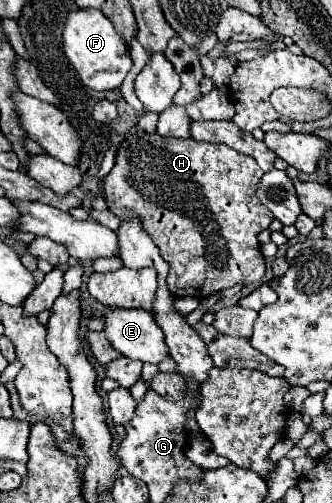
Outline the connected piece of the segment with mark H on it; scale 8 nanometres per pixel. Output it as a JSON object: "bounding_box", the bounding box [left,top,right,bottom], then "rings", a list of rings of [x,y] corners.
{"bounding_box":[103,129,273,299],"rings":[[[131,129],[123,141],[119,143],[117,147],[117,157],[115,157],[115,165],[111,169],[111,173],[103,179],[103,193],[105,193],[105,201],[107,201],[107,207],[109,211],[113,211],[115,215],[133,215],[133,217],[139,217],[141,221],[141,227],[143,231],[153,239],[153,243],[159,247],[161,251],[161,257],[165,261],[169,261],[171,269],[169,269],[169,277],[167,277],[167,285],[171,287],[171,293],[175,297],[197,297],[197,299],[205,299],[221,289],[227,289],[227,287],[235,287],[237,283],[243,283],[243,285],[249,285],[249,283],[255,283],[263,277],[265,273],[265,257],[261,255],[259,251],[259,241],[257,241],[257,235],[269,227],[269,223],[273,221],[273,215],[271,211],[255,197],[255,191],[257,191],[257,185],[261,181],[261,167],[257,165],[257,161],[253,157],[247,157],[247,155],[241,155],[241,153],[235,153],[233,149],[229,149],[227,145],[219,145],[219,143],[201,143],[201,141],[195,141],[191,137],[187,139],[165,139],[161,137],[159,133],[145,133],[141,129]]]}

